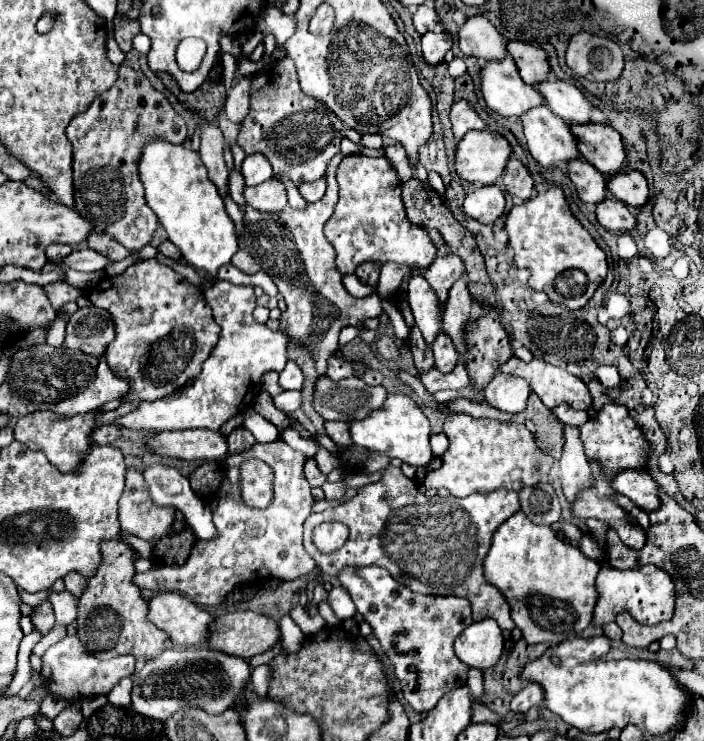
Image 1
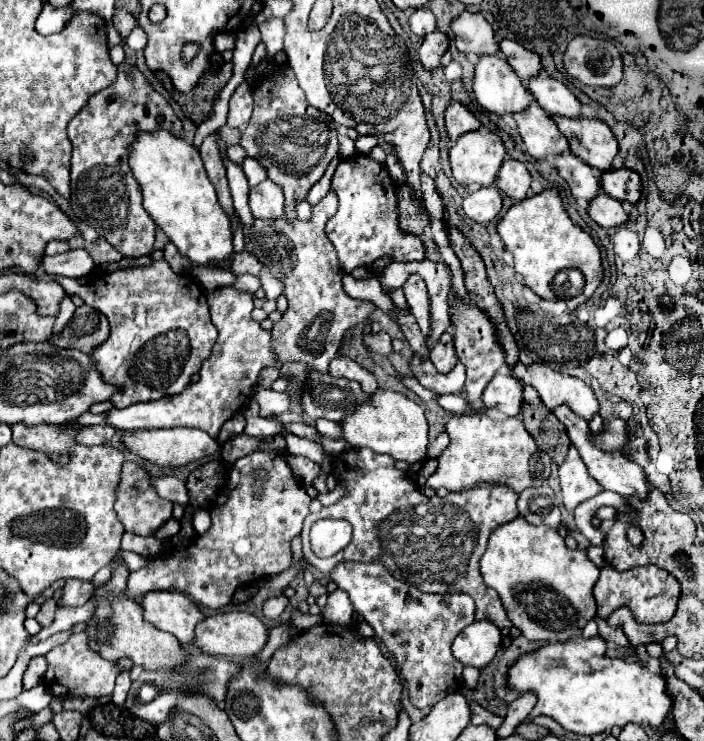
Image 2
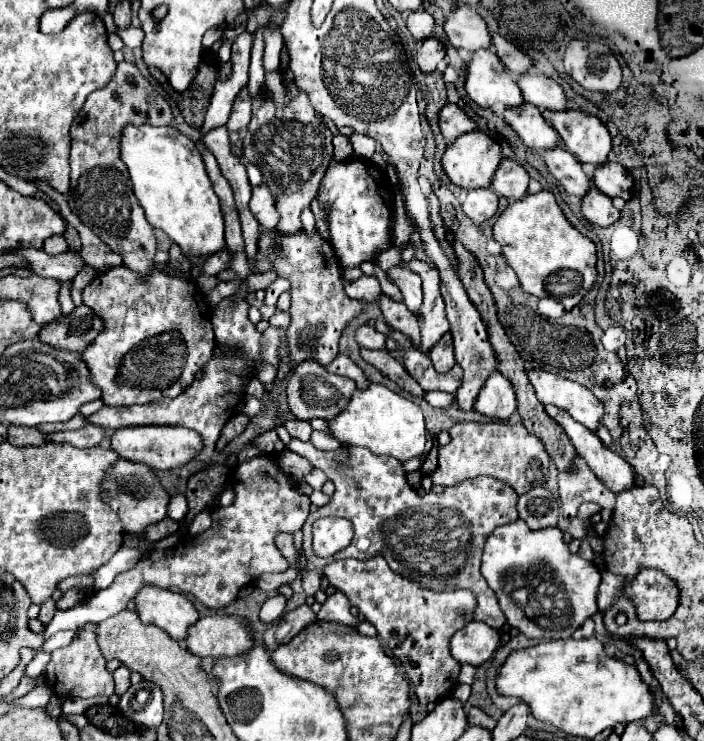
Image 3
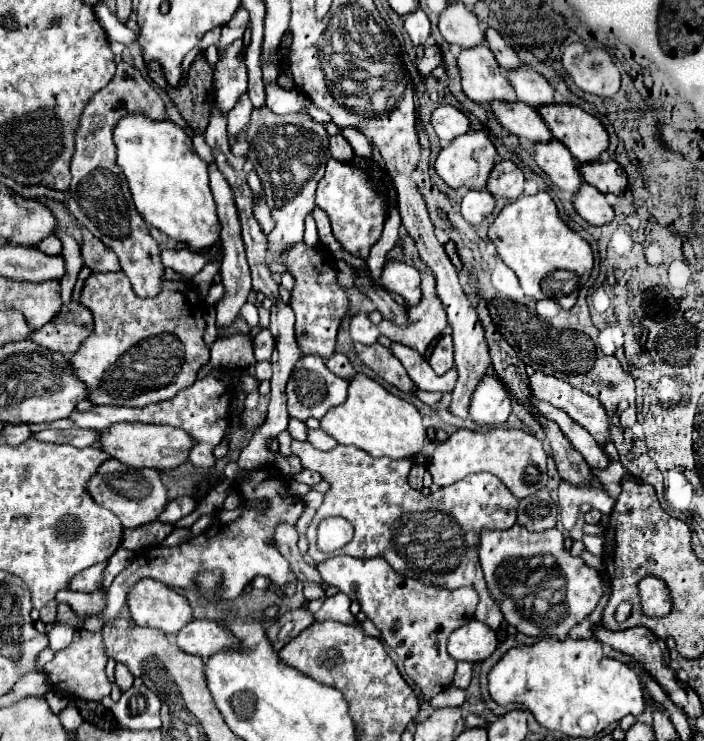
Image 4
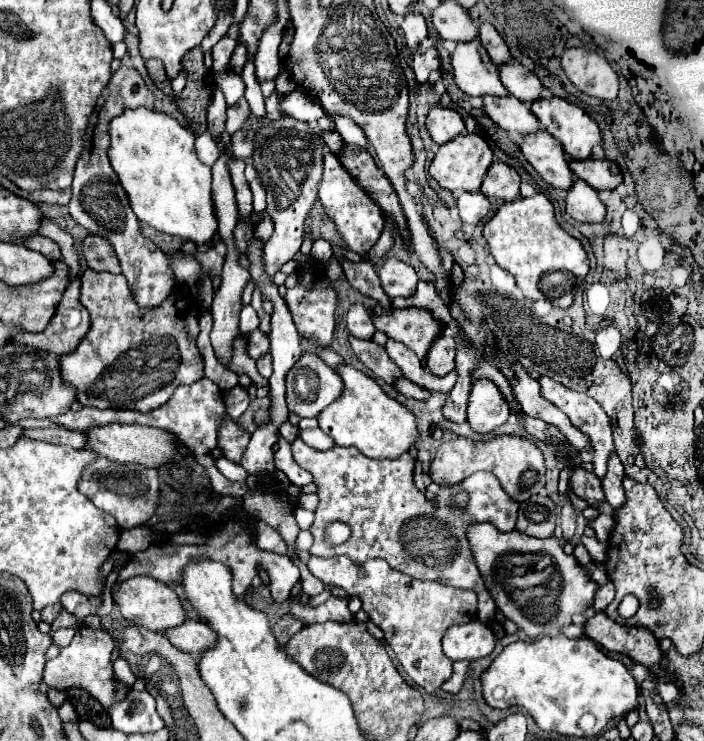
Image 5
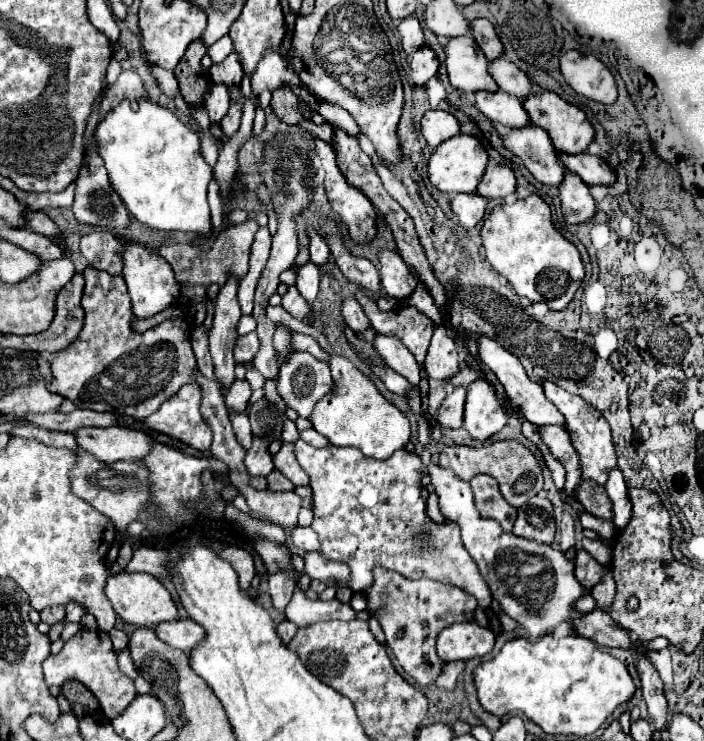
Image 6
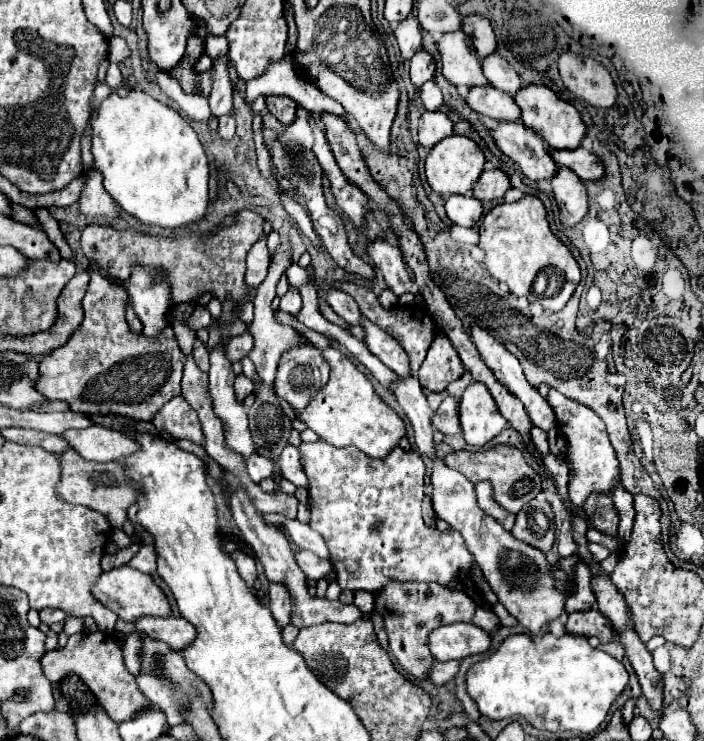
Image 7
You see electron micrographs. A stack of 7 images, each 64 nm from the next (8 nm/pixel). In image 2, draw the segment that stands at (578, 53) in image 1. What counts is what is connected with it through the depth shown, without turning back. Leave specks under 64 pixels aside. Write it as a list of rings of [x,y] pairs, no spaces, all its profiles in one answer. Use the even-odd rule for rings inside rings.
[[[576,36],[564,52],[566,72],[582,84],[612,88],[622,80],[622,58],[614,44]]]

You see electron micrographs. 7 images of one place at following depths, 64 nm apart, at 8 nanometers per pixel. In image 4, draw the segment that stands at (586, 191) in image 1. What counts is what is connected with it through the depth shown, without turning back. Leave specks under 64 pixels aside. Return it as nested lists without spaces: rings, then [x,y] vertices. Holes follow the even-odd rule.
[[[552,138],[548,142],[532,144],[536,164],[546,172],[546,176],[564,192],[576,192],[582,184],[582,176],[578,172],[578,162],[572,160],[572,154],[560,144],[560,140]]]

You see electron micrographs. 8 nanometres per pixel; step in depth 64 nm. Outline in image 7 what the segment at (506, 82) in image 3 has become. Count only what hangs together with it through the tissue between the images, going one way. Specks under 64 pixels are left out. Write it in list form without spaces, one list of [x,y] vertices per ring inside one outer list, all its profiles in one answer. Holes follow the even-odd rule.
[[[448,32],[436,40],[440,58],[442,58],[442,74],[454,86],[486,86],[484,74],[480,72],[480,58],[472,50],[472,42],[464,32]]]

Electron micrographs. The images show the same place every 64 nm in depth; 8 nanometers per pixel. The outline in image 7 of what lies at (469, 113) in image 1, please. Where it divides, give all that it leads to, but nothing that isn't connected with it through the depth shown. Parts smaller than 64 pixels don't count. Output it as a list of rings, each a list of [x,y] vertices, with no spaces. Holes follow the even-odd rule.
[[[424,112],[418,124],[418,142],[424,148],[436,146],[440,140],[452,136],[452,122],[442,112]]]

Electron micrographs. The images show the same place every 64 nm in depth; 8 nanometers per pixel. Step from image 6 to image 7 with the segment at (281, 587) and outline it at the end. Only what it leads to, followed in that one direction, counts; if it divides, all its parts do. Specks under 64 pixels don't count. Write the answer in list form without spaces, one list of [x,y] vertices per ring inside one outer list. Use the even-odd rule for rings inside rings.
[[[278,584],[270,586],[270,610],[278,626],[284,628],[290,624],[290,596],[284,586]]]

